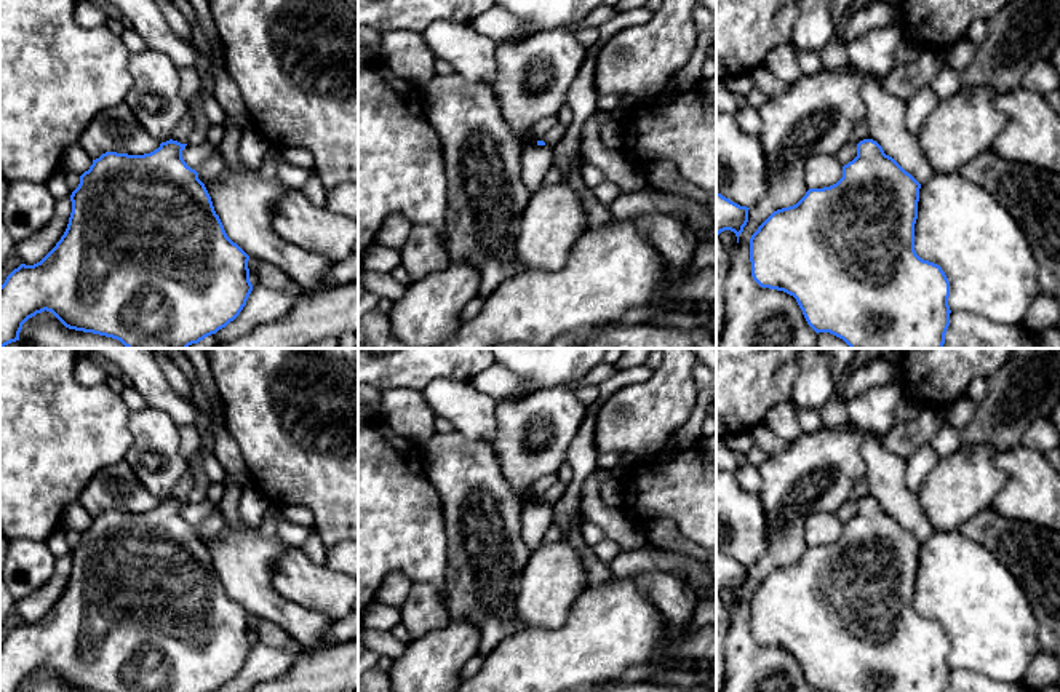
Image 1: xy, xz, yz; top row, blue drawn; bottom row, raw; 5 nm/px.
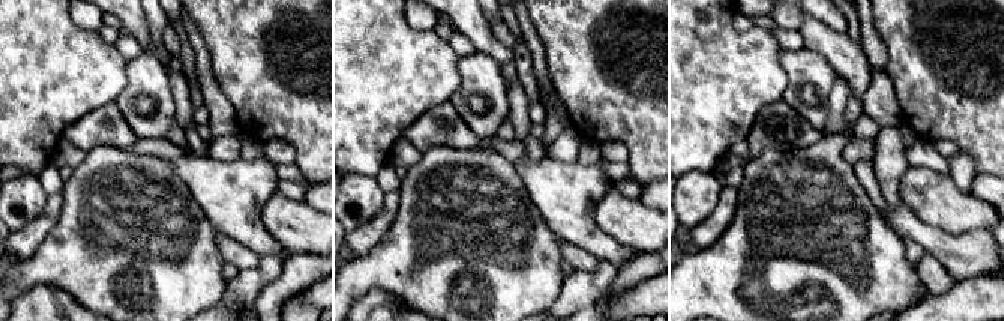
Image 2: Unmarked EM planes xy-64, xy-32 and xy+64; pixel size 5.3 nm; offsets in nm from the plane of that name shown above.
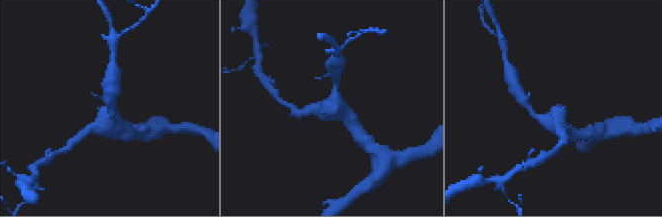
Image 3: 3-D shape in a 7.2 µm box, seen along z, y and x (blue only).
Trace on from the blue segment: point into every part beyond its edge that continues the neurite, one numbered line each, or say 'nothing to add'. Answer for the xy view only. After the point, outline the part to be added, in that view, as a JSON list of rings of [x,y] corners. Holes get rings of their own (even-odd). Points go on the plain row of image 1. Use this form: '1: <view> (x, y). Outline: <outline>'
nothing to add

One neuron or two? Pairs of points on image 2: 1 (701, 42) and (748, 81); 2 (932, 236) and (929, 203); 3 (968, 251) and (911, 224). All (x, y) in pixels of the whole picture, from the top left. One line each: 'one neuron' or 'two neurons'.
1: one neuron
2: two neurons
3: one neuron

